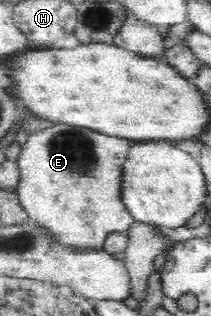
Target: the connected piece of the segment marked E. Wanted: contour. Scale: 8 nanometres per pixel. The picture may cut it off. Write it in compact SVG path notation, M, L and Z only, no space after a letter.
M56 124L52 128L31 134L21 145L21 153L17 158L19 183L16 188L20 204L30 220L46 226L64 244L102 249L106 234L114 230L124 231L135 221L120 199L122 166L128 158L128 148L132 145L130 142L124 138L104 136L94 130L84 130L68 124Z

